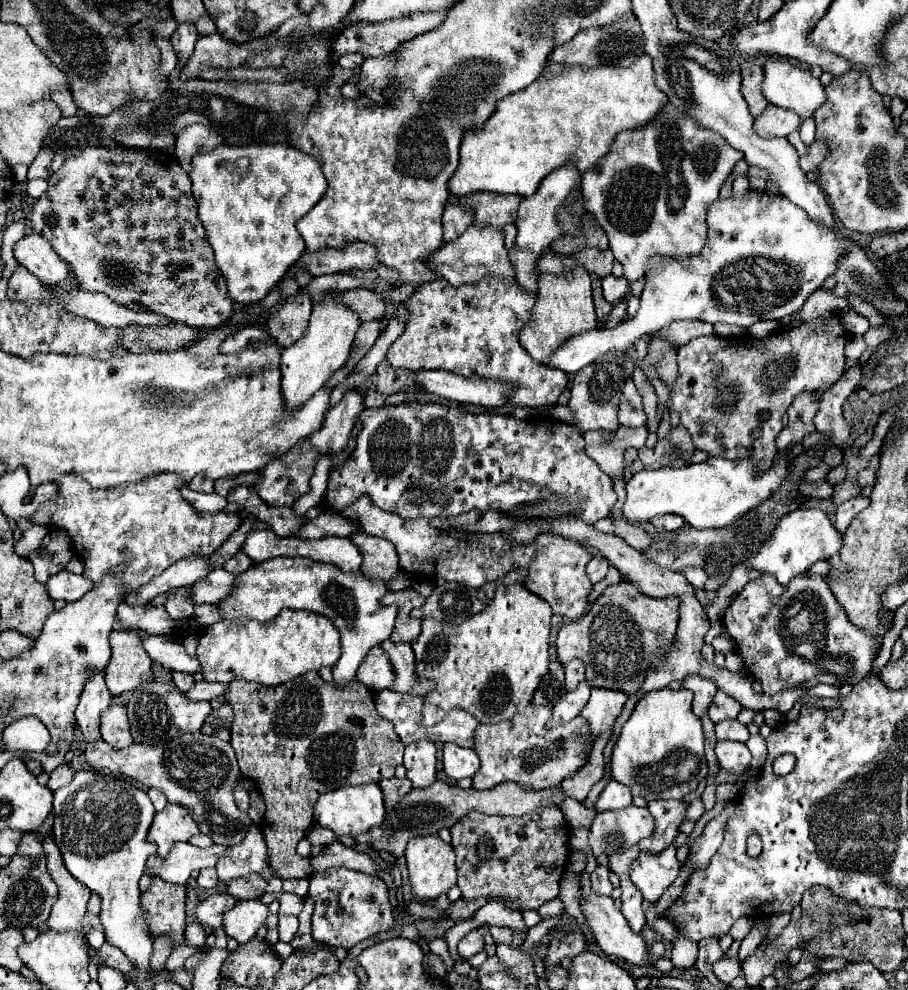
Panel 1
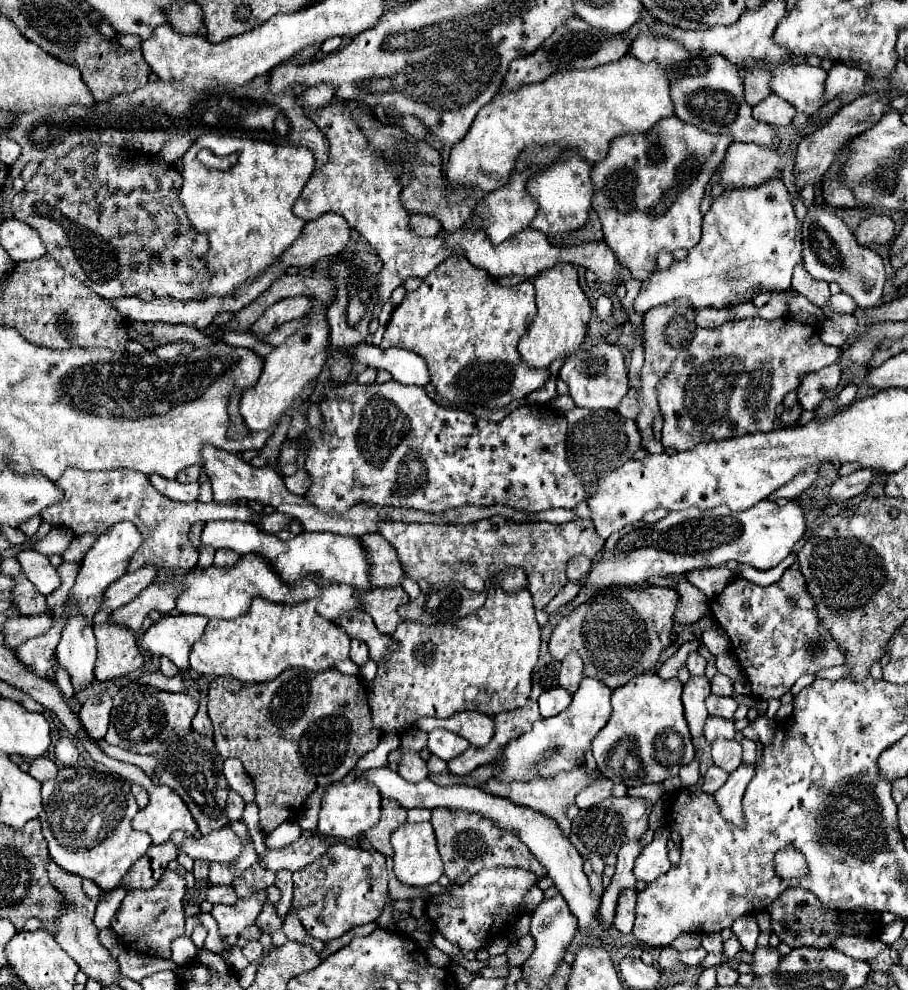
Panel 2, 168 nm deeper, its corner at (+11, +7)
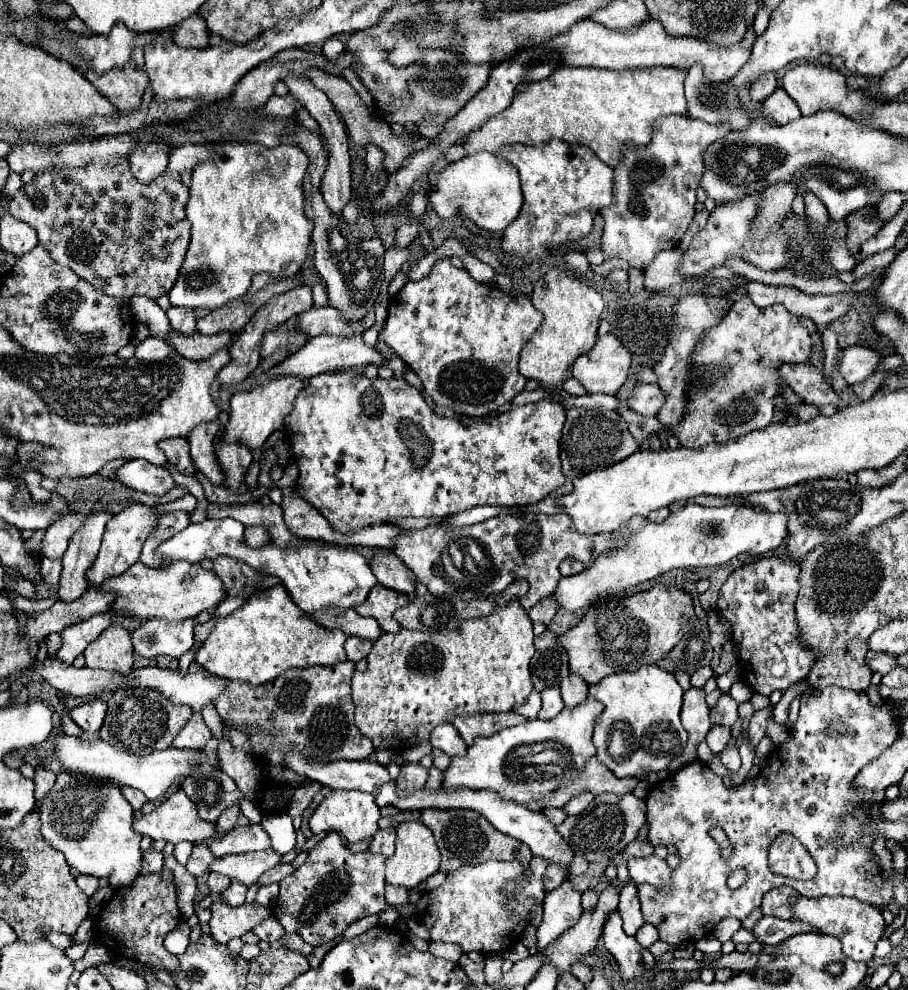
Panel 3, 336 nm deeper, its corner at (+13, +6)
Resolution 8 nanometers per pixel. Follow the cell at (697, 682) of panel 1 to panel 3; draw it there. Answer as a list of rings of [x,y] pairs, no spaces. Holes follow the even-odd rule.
[[[689,688],[683,694],[683,708],[681,708],[681,722],[689,734],[689,742],[683,752],[683,766],[693,764],[697,760],[697,748],[705,740],[711,720],[709,720],[709,706],[705,702],[703,688]]]

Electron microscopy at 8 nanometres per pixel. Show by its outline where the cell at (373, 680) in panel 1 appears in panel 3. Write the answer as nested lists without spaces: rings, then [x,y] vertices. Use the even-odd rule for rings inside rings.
[[[347,638],[345,642],[345,650],[347,650],[347,660],[351,662],[359,662],[361,658],[365,658],[371,650],[373,642],[369,640],[361,640],[361,638]]]

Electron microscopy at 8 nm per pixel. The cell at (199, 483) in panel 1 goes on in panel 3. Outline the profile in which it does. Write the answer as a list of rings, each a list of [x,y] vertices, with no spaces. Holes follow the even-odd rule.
[[[171,438],[169,442],[161,442],[161,448],[165,450],[167,462],[175,466],[181,474],[193,476],[195,474],[195,464],[189,456],[189,444],[185,438]]]

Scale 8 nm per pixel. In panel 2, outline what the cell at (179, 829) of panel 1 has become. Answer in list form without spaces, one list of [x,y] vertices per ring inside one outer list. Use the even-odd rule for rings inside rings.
[[[155,785],[147,793],[149,805],[133,817],[131,825],[137,831],[147,831],[153,839],[153,845],[169,841],[169,835],[177,829],[189,835],[197,831],[197,823],[191,817],[191,811],[183,803],[183,799],[175,795],[175,791],[165,785]]]

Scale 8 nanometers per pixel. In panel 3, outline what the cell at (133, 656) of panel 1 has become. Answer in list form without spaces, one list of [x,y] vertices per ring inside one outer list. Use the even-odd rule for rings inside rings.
[[[113,624],[109,630],[101,632],[101,636],[93,640],[83,654],[87,660],[85,666],[89,668],[105,668],[129,674],[133,668],[131,634],[121,624]]]

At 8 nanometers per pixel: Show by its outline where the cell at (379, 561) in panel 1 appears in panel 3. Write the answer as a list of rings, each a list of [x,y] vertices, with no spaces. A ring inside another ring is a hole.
[[[385,548],[375,550],[369,564],[371,564],[371,570],[381,586],[403,592],[403,594],[415,592],[417,580],[413,578],[413,572],[391,550],[385,550]]]

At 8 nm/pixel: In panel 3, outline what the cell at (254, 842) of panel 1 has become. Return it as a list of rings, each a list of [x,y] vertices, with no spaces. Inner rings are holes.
[[[211,872],[211,874],[209,874],[209,882],[207,882],[207,884],[209,884],[209,890],[211,890],[211,892],[221,894],[221,892],[229,886],[229,882],[231,882],[231,880],[229,880],[227,876],[217,874],[217,872]]]

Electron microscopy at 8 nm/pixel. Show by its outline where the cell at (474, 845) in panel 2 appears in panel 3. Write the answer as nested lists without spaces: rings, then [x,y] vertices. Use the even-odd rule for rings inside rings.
[[[423,810],[421,822],[435,834],[437,846],[441,850],[441,872],[445,874],[459,870],[465,864],[481,864],[487,860],[517,860],[527,868],[533,858],[531,850],[523,842],[505,838],[505,834],[489,826],[489,822],[481,818],[481,814],[473,814],[473,810]]]

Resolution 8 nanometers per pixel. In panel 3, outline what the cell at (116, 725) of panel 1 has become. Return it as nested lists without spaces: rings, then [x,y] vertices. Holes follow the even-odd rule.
[[[95,698],[83,706],[77,706],[69,712],[69,716],[73,718],[73,722],[83,728],[85,732],[99,732],[103,718],[107,712],[107,704],[101,698]]]

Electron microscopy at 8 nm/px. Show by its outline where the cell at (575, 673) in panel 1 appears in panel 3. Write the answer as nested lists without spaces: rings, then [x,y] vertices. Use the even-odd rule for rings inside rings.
[[[569,674],[561,680],[561,696],[565,706],[577,706],[587,698],[587,684],[577,674]]]

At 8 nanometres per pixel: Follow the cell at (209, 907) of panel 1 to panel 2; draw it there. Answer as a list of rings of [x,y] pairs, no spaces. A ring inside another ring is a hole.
[[[211,885],[207,889],[207,901],[211,901],[213,905],[215,903],[225,903],[225,905],[235,905],[237,901],[237,893],[233,891],[231,885]]]

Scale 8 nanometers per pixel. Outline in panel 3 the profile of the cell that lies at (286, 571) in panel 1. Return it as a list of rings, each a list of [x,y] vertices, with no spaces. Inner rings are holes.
[[[137,562],[125,574],[109,578],[101,586],[101,590],[113,590],[117,594],[113,610],[129,610],[129,614],[143,620],[197,618],[197,614],[217,610],[217,606],[223,600],[227,600],[223,580],[213,570],[205,570],[201,564],[189,564],[189,562],[175,562],[163,568],[147,568],[141,562]]]

